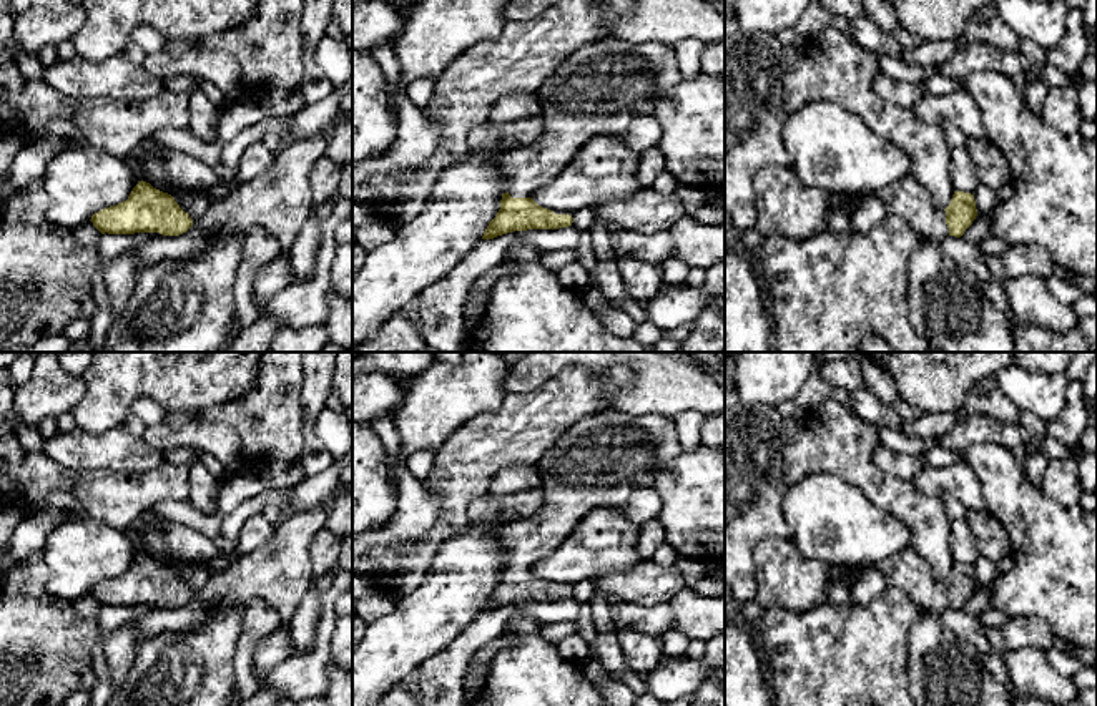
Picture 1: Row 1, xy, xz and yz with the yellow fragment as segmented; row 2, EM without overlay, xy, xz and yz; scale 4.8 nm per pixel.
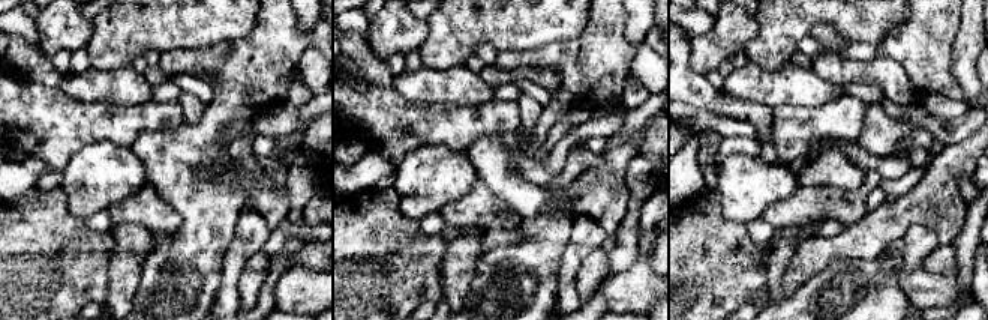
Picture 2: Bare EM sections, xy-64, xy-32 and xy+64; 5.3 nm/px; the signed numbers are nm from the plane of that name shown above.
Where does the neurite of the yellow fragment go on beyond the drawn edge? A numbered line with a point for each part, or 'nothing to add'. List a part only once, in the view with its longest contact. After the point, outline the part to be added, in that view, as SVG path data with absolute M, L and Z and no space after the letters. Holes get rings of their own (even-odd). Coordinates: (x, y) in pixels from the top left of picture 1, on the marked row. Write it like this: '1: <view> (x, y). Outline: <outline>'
1: xz (599, 90). Outline: M602 40L573 51L539 88L545 130L527 146L500 158L505 193L532 198L553 181L595 136L620 138L640 115L653 115L658 100L681 80L675 47L655 42Z

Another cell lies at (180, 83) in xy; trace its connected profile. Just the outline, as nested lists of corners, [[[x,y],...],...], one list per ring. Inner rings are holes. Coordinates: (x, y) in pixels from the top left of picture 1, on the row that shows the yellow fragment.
[[[175,75],[165,80],[165,90],[171,93],[193,93],[199,90],[194,76],[189,75]]]

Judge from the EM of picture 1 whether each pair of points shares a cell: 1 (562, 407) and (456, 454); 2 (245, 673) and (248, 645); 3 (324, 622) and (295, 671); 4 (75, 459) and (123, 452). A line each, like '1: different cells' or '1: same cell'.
1: same cell
2: same cell
3: same cell
4: same cell

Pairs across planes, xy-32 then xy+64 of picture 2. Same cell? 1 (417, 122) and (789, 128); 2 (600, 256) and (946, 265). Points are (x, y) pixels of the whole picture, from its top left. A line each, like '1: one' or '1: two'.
1: one
2: one

